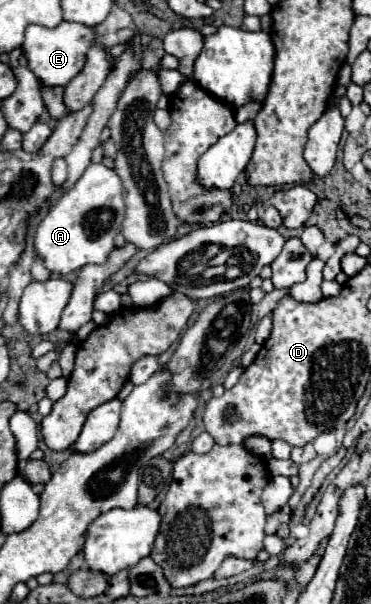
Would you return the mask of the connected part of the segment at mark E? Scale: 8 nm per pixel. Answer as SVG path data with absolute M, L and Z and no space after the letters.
M61 21L57 27L41 27L41 25L29 25L25 31L23 41L23 55L27 57L29 69L45 87L65 87L85 65L87 49L93 45L95 33L91 27L85 27L81 23Z

